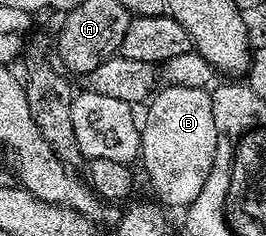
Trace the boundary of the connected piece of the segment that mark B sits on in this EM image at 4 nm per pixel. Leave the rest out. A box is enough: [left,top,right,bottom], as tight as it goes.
[140,85,217,208]

